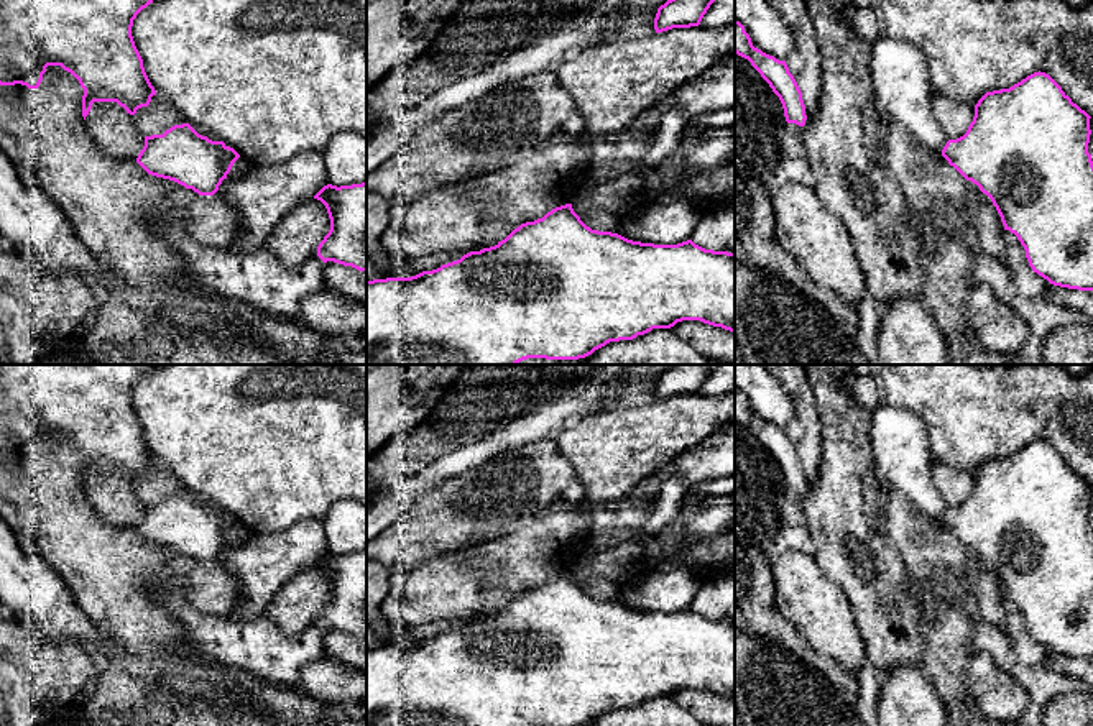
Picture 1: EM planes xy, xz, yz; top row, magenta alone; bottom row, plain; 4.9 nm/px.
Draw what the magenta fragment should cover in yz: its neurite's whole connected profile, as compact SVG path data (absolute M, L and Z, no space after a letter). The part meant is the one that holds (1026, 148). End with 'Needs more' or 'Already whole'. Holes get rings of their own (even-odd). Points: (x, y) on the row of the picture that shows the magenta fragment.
M1034 72L1009 89L986 92L975 105L966 133L948 140L942 156L966 179L965 220L981 204L993 204L1004 230L1017 237L1034 273L1054 286L1093 291L1093 161L1088 153L1090 115L1045 72Z. Needs more

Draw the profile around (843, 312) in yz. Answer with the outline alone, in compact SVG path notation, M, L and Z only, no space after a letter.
M735 53L735 260L782 278L822 306L845 330L856 330L855 306L817 284L776 241L771 191L776 187L786 125L779 97L751 62Z

